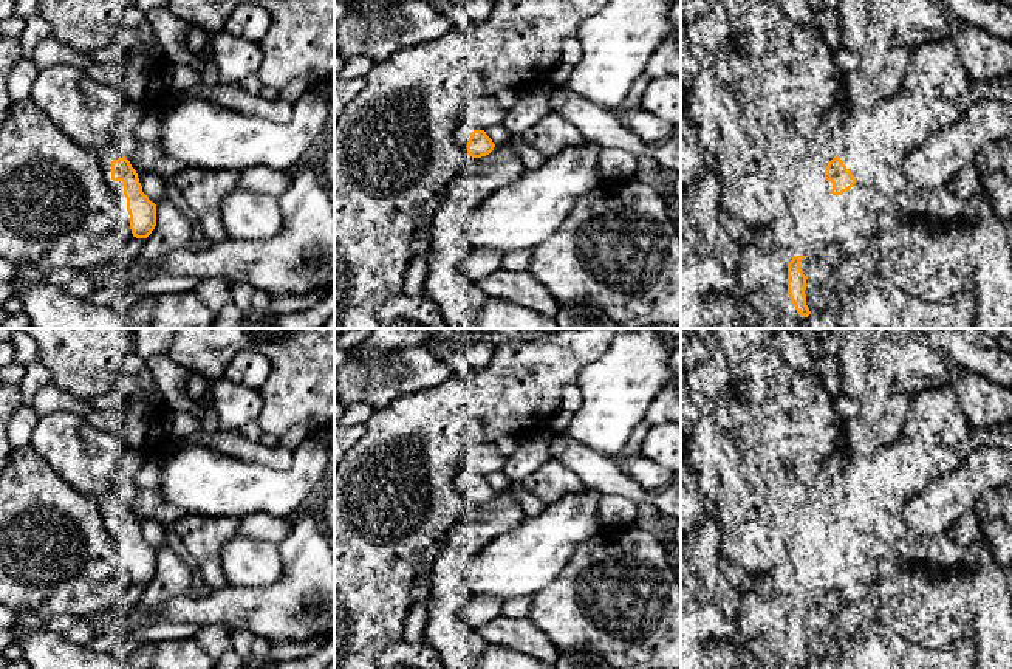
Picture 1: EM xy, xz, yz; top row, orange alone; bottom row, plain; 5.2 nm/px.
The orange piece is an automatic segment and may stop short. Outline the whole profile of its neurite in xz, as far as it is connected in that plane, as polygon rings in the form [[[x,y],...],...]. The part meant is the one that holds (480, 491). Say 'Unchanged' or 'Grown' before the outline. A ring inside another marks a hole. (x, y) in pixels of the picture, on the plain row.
Grown. [[[458,471],[455,475],[455,489],[460,491],[472,505],[489,502],[495,491],[486,482],[484,475]]]

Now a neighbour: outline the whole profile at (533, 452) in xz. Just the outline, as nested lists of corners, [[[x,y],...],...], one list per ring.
[[[545,426],[526,438],[520,438],[517,449],[508,457],[503,469],[512,483],[520,483],[551,460],[549,443],[552,437],[554,432]]]

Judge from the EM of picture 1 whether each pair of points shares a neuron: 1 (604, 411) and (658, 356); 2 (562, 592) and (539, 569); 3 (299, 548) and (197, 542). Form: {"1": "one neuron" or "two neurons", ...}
{"1": "one neuron", "2": "two neurons", "3": "two neurons"}

